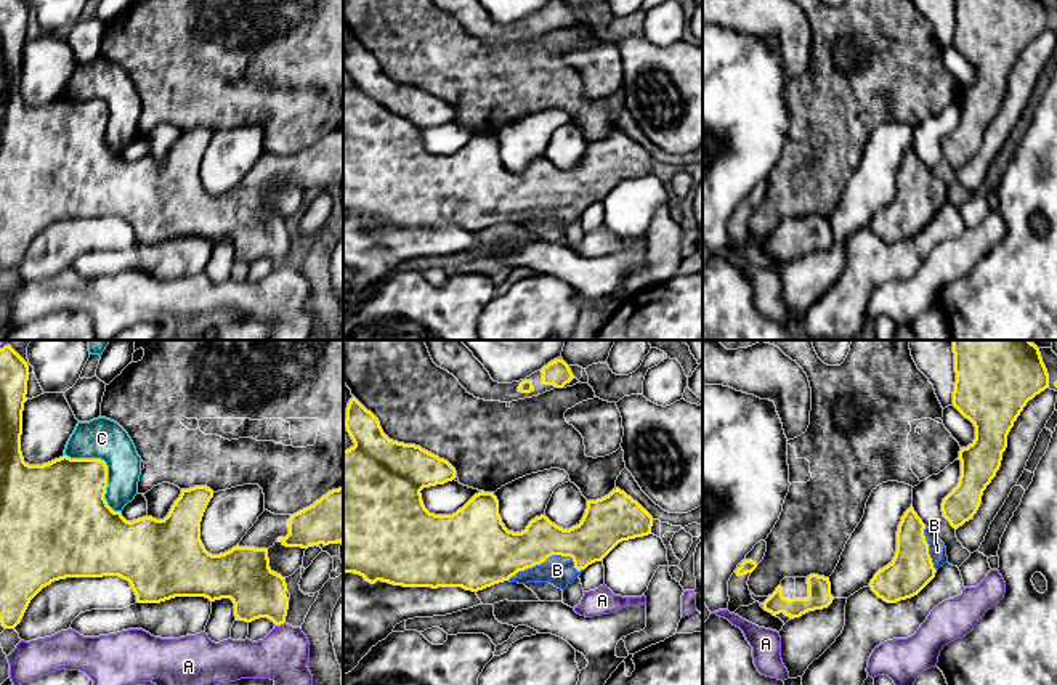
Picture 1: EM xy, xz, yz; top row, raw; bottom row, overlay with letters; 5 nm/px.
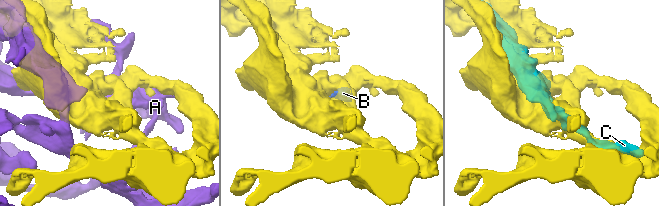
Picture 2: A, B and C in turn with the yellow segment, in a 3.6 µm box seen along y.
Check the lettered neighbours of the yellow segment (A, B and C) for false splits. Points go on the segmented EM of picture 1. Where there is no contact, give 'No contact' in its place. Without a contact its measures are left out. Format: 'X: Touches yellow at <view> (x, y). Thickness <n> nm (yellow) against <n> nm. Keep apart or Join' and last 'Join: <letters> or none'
A: Touches yellow at xy (279, 624). Thickness 260 nm (yellow) against 260 nm. Keep apart
B: Touches yellow at xz (547, 557). Thickness 260 nm (yellow) against 150 nm. Join
C: Touches yellow at xy (106, 469). Thickness 380 nm (yellow) against 200 nm. Keep apart
Join: B

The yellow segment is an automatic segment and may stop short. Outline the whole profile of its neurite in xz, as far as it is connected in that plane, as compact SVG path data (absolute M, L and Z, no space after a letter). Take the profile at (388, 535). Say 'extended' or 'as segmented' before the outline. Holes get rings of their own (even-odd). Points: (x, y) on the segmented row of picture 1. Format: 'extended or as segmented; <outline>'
extended; M354 396L345 419L354 446L343 451L343 573L403 587L462 587L478 592L510 581L550 582L565 590L592 563L601 561L619 542L651 534L653 517L619 488L587 501L579 525L563 529L545 515L529 521L524 531L505 528L494 492L475 494L452 515L430 513L422 501L423 488L456 478L444 459L415 444L390 440L379 419Z

